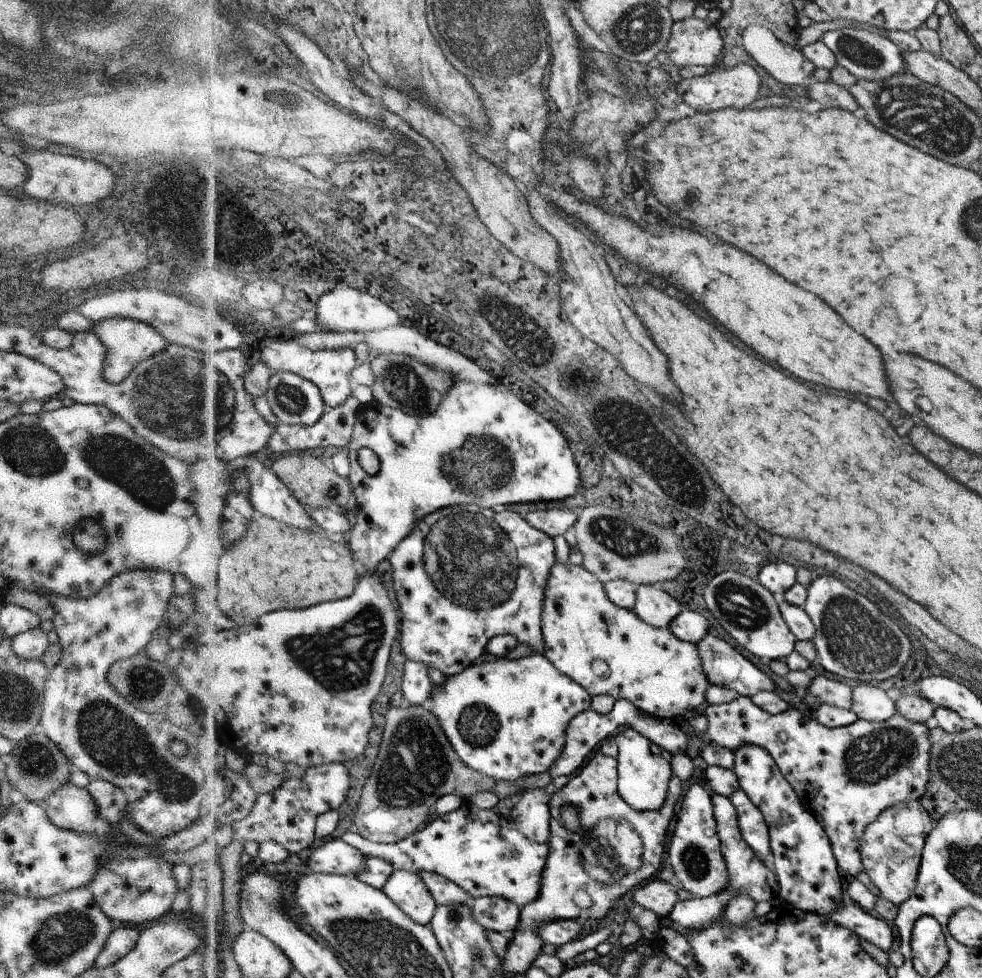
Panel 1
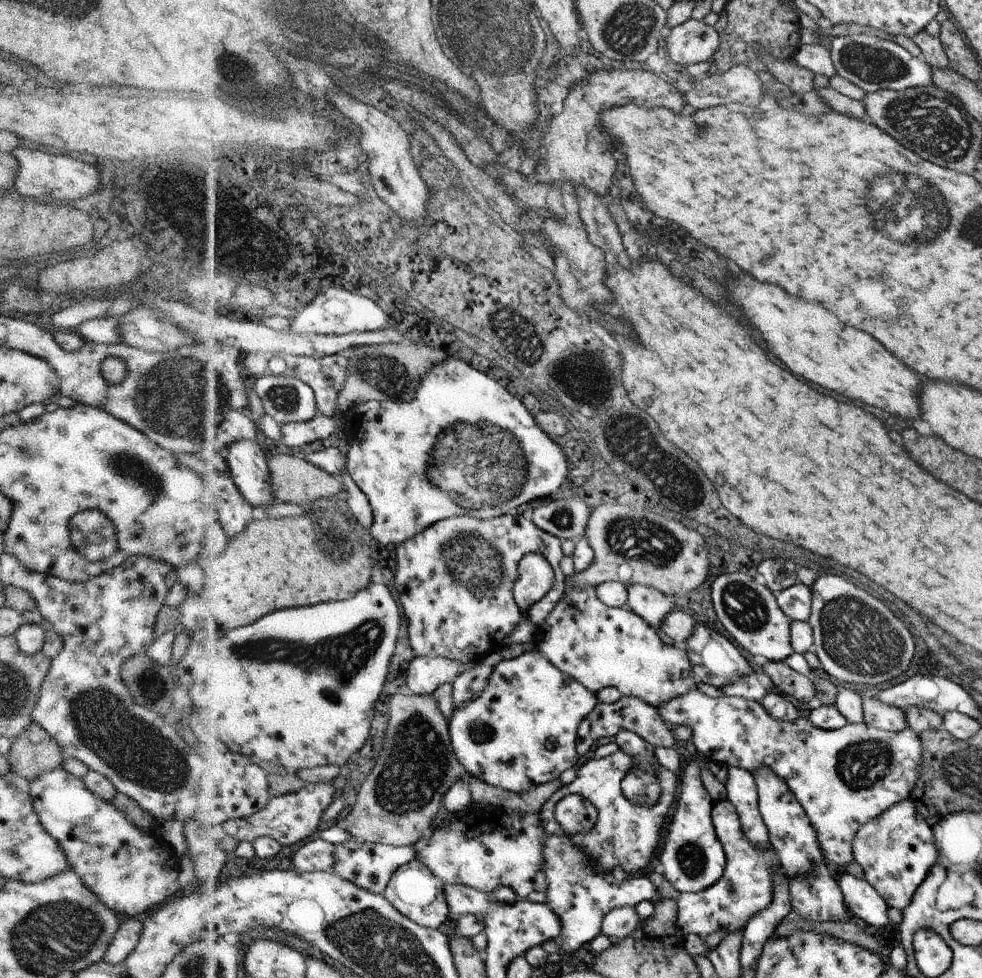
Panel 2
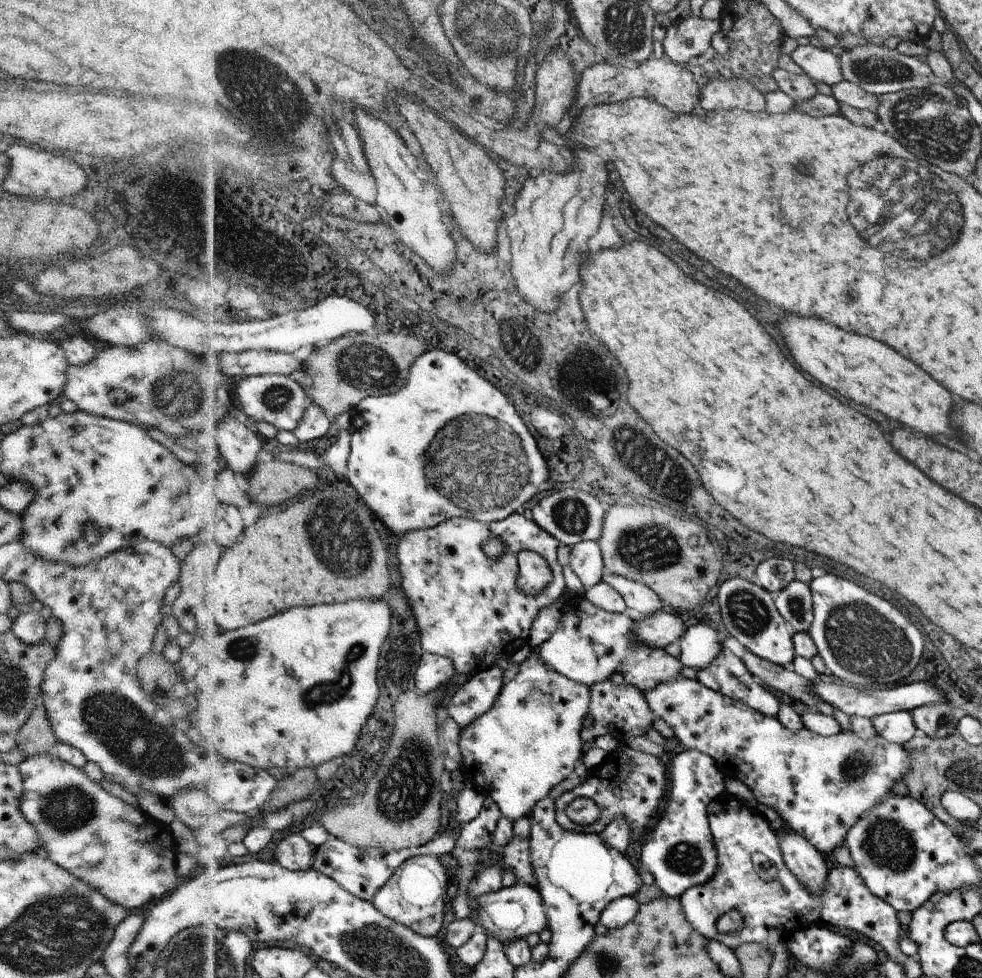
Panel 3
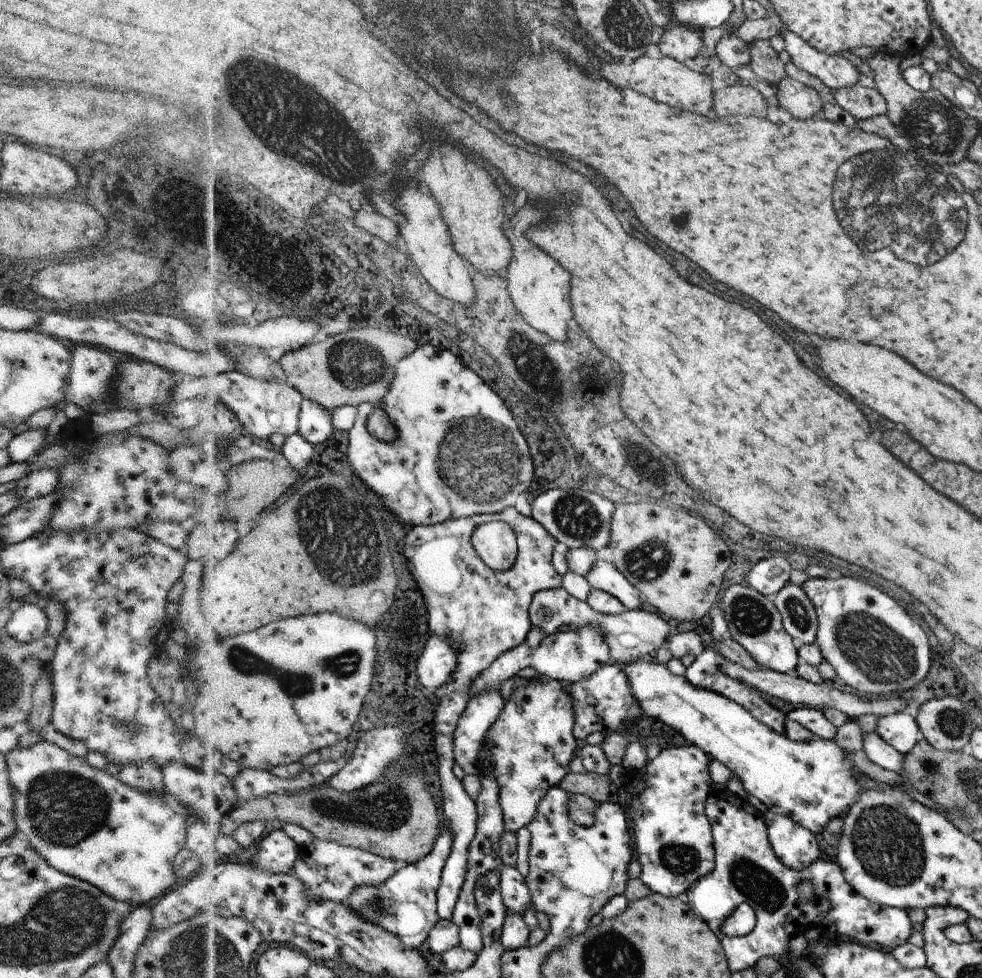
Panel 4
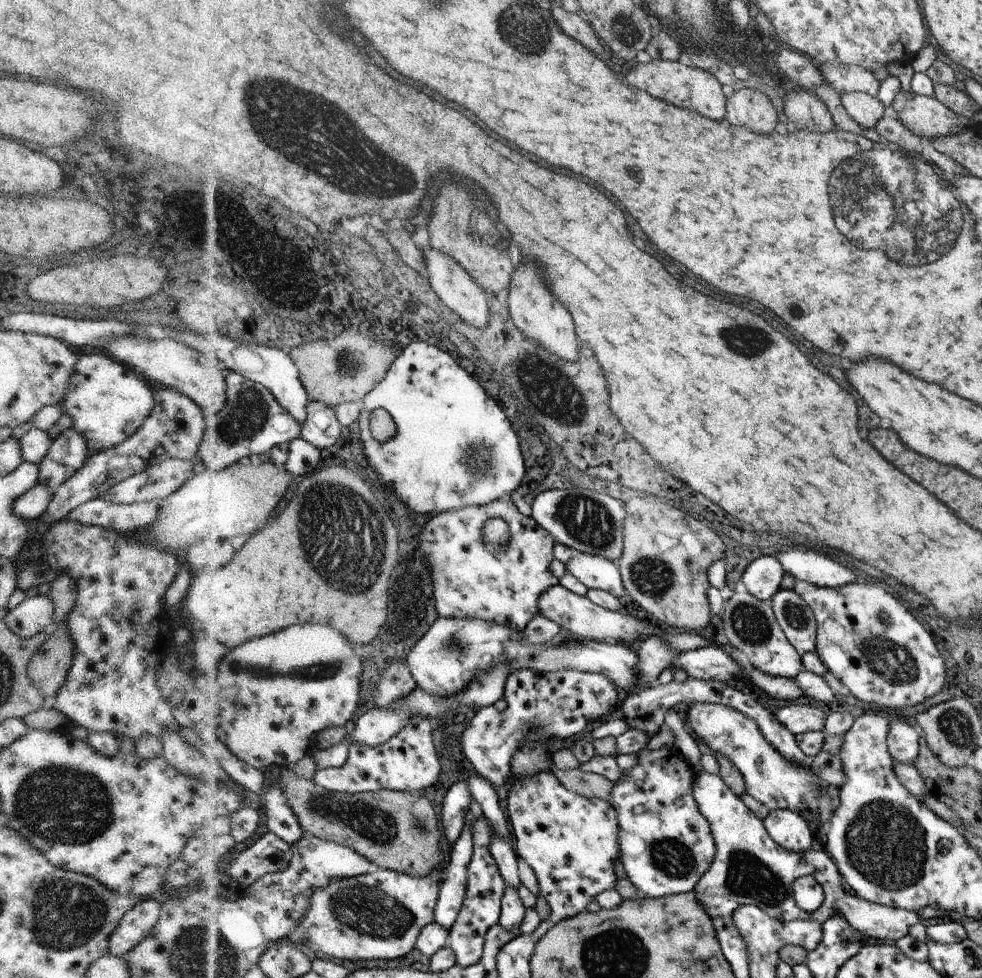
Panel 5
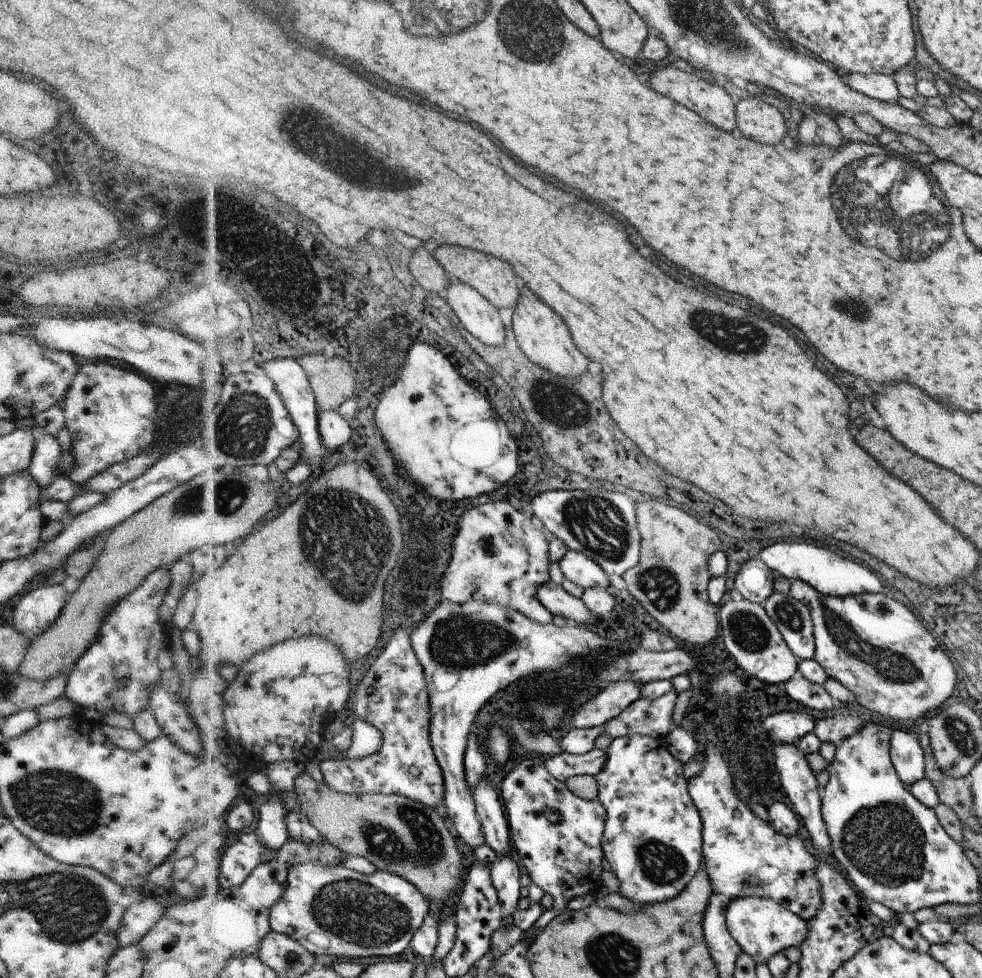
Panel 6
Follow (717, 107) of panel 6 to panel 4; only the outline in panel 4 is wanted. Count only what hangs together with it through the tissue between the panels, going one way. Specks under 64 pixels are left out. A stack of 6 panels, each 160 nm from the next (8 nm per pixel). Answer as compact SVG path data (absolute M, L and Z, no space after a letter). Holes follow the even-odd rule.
M642 55L641 59L632 61L631 65L623 63L604 64L600 70L600 76L604 80L610 80L610 84L618 84L618 88L638 88L638 92L650 96L652 100L670 104L674 108L682 110L694 110L706 114L713 108L713 90L711 86L712 75L698 73L686 67L670 57L655 59Z

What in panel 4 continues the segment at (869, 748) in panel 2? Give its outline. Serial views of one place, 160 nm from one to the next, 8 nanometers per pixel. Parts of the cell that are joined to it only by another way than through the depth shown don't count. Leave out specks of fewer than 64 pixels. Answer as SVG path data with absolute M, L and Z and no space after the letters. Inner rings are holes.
M652 657L620 668L627 674L645 717L674 728L690 744L709 753L712 760L727 766L768 811L792 818L815 835L822 834L832 819L844 817L865 790L854 775L857 767L834 739L814 735L804 742L790 740L768 728L741 704L713 690L694 686L684 675L670 672L665 662L652 662Z

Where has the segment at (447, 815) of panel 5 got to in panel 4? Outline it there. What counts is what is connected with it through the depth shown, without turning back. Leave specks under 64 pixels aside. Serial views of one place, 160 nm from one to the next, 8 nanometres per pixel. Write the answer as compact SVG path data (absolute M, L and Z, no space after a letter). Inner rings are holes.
M451 826L442 835L434 850L425 859L417 863L404 864L400 870L381 885L366 885L358 887L346 902L352 905L360 916L367 918L398 935L405 945L420 948L428 941L431 932L441 922L439 912L439 891L443 883L446 865L453 854L454 837Z

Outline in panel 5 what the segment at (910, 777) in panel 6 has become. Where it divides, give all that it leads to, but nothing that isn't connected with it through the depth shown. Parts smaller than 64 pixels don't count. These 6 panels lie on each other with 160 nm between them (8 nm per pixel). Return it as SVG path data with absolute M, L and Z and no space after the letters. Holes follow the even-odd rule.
M894 720L890 724L888 746L894 761L900 764L914 764L918 758L920 736L914 726Z

